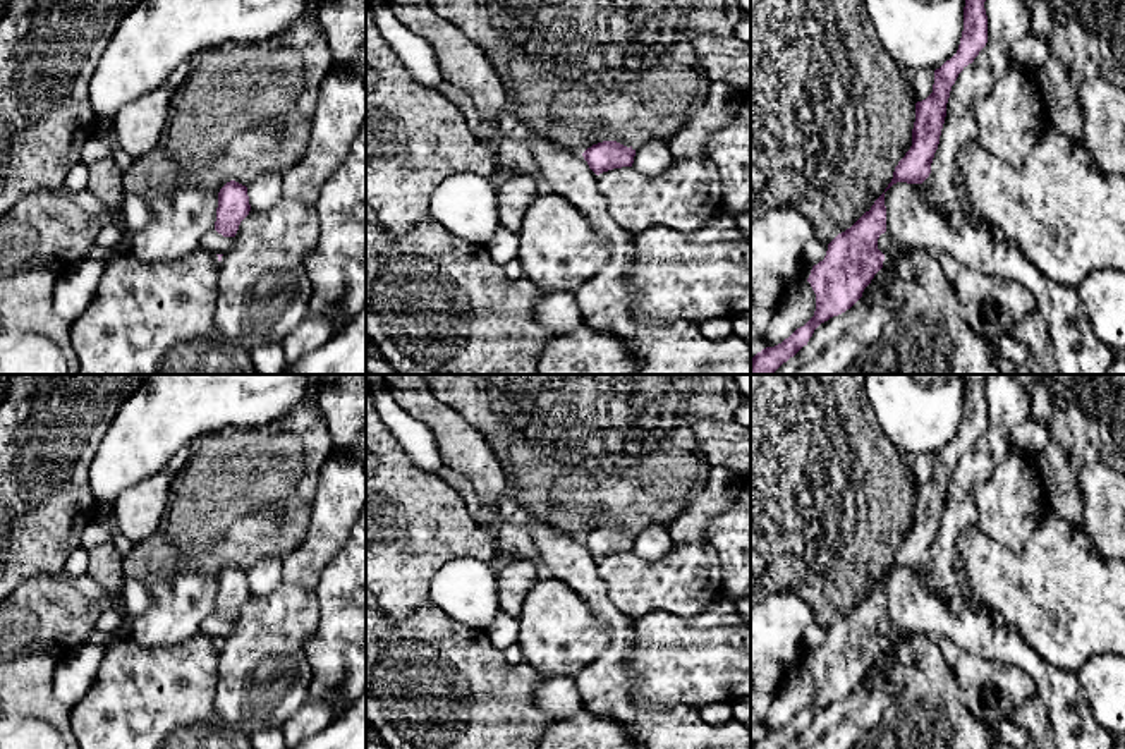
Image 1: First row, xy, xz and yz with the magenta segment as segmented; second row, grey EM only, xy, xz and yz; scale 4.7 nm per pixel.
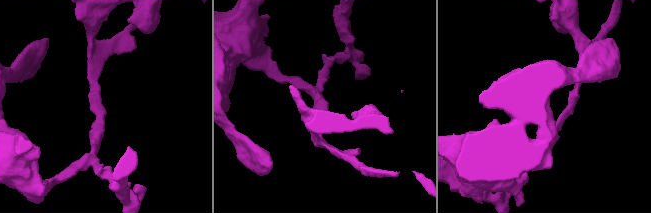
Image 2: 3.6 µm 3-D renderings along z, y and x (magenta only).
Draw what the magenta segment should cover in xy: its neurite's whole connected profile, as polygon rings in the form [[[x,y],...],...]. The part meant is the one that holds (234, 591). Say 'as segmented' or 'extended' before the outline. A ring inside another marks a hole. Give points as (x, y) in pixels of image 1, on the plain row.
as segmented; [[[230,565],[218,577],[215,615],[223,622],[235,622],[240,606],[249,600],[247,572]]]

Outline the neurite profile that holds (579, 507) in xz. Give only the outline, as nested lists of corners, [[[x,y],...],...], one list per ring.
[[[423,374],[423,378],[440,402],[457,409],[471,426],[495,443],[496,455],[510,471],[515,502],[534,519],[574,538],[584,538],[603,526],[617,526],[635,536],[653,524],[670,529],[672,522],[701,493],[713,467],[696,438],[696,424],[735,421],[737,409],[747,404],[733,374]]]

